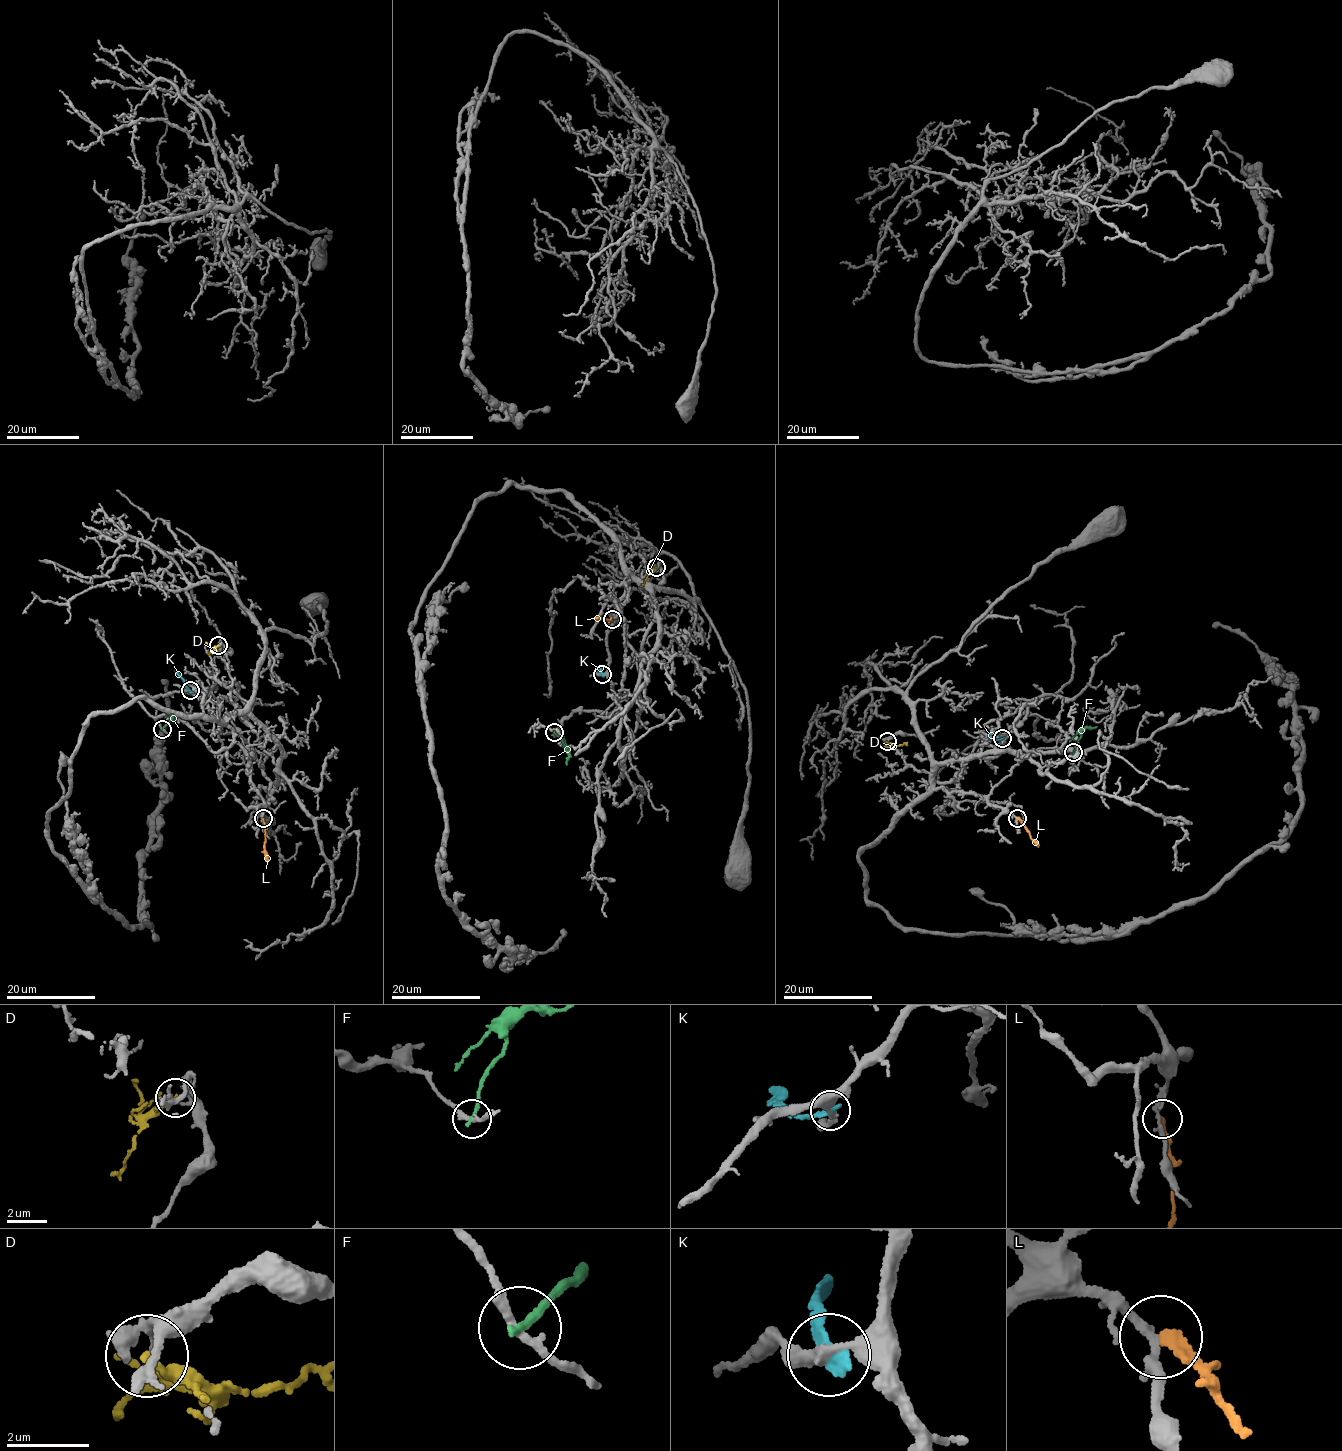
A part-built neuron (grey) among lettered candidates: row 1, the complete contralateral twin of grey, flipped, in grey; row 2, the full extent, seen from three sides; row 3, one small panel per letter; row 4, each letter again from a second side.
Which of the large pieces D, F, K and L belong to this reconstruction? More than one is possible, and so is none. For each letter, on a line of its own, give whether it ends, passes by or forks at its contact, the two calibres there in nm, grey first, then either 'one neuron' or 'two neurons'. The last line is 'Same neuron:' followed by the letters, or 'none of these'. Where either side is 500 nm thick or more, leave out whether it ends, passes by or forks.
D: it ends there; 130 nm thick on the grey side, 200 nm on the other; one neuron
F: it ends there; 200 nm thick on the grey side, 200 nm on the other; two neurons
K: it ends there; 280 nm thick on the grey side, 360 nm on the other; two neurons
L: it ends there; 220 nm thick on the grey side, 240 nm on the other; two neurons
Same neuron: D

